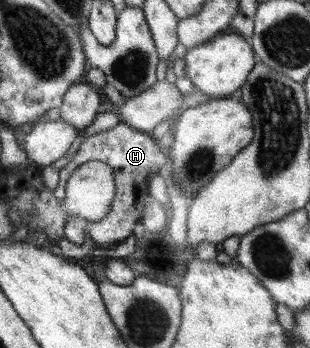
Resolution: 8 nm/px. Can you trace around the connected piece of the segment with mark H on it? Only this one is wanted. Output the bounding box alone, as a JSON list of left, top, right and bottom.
[54,121,167,254]

